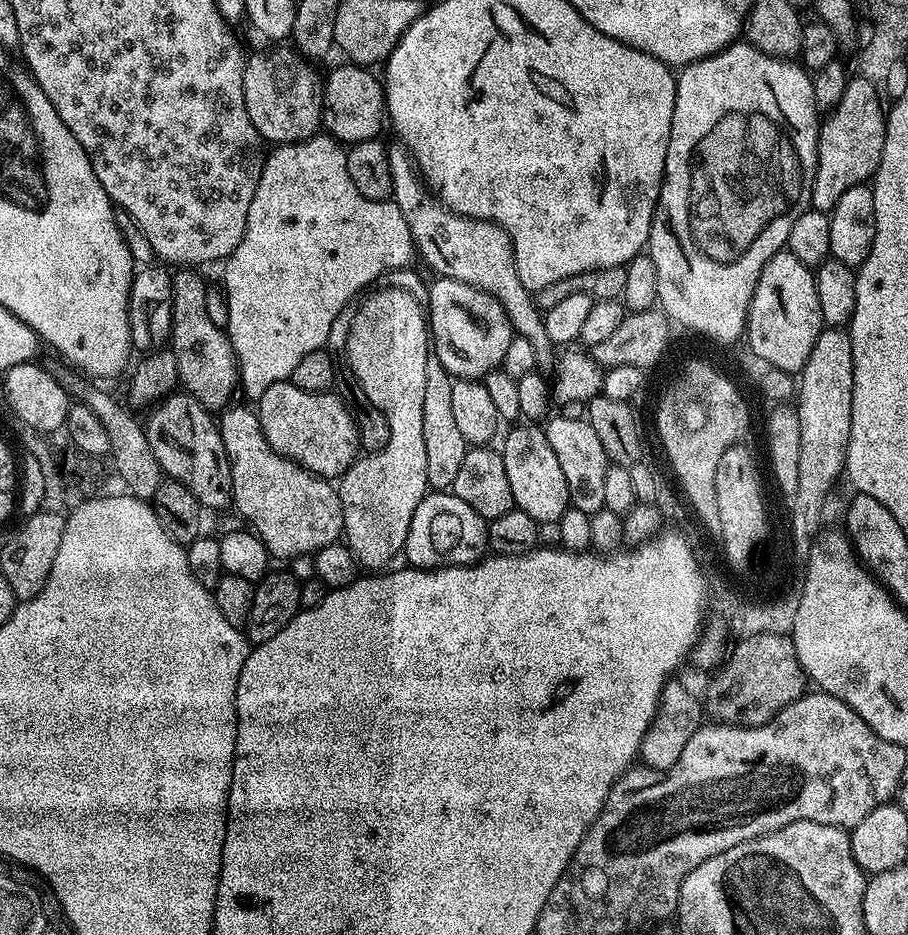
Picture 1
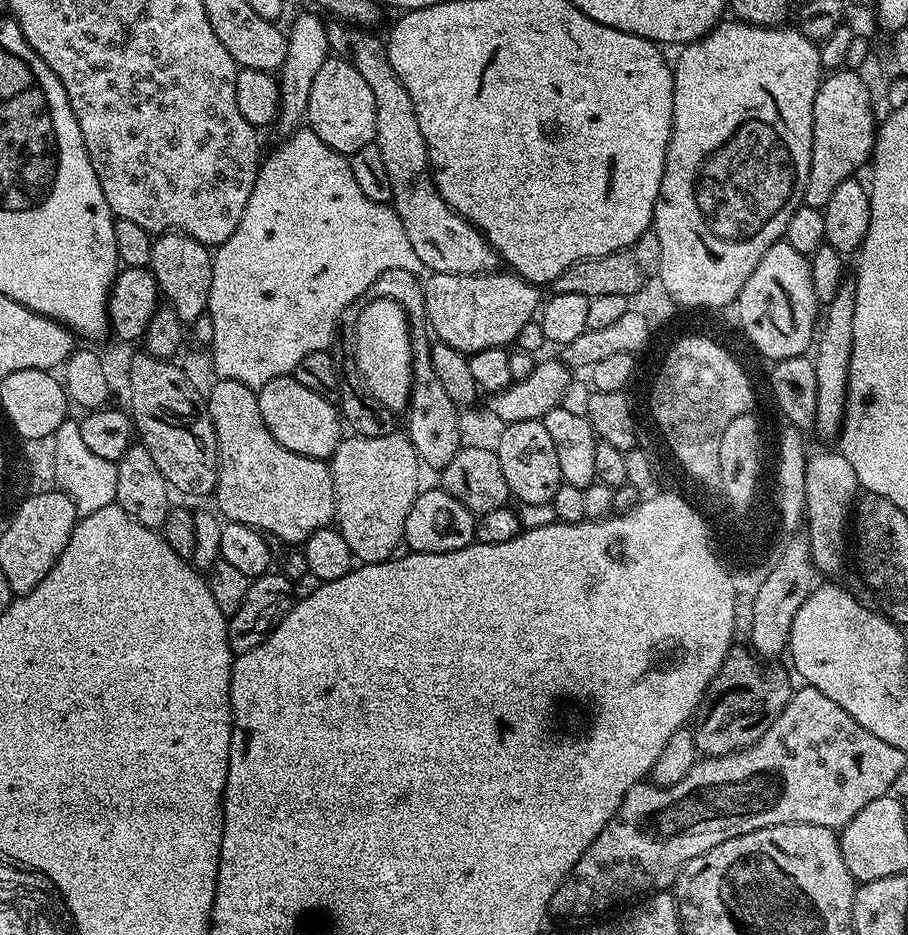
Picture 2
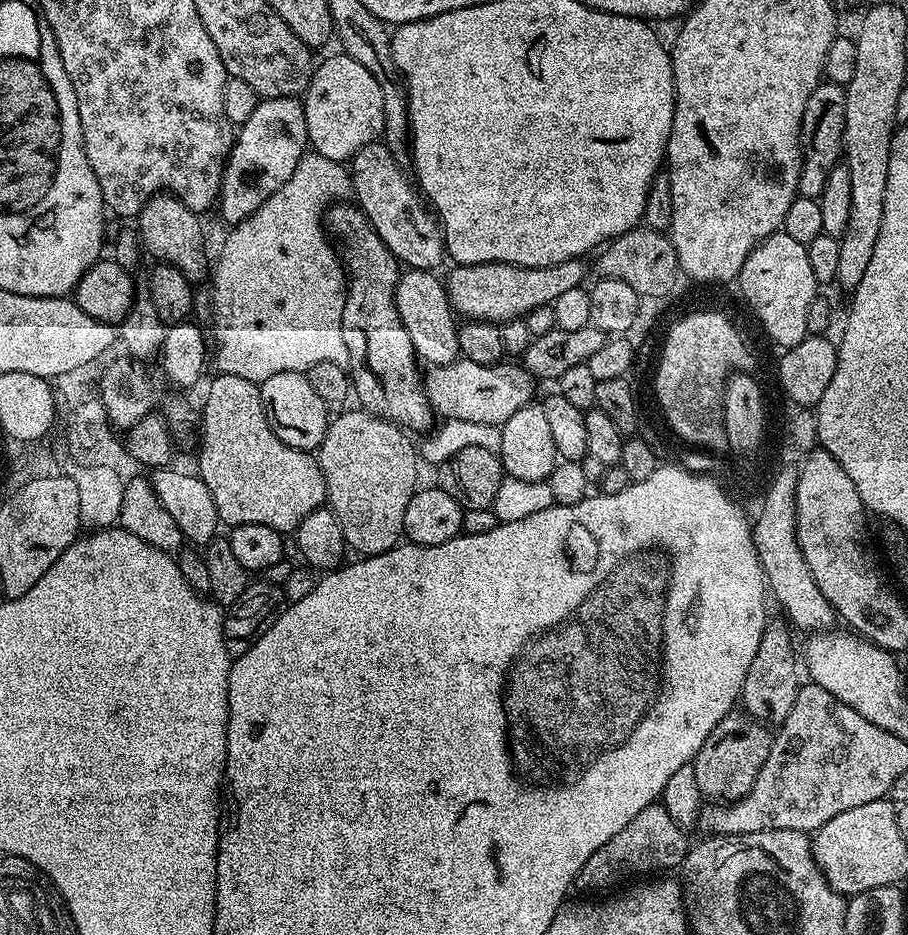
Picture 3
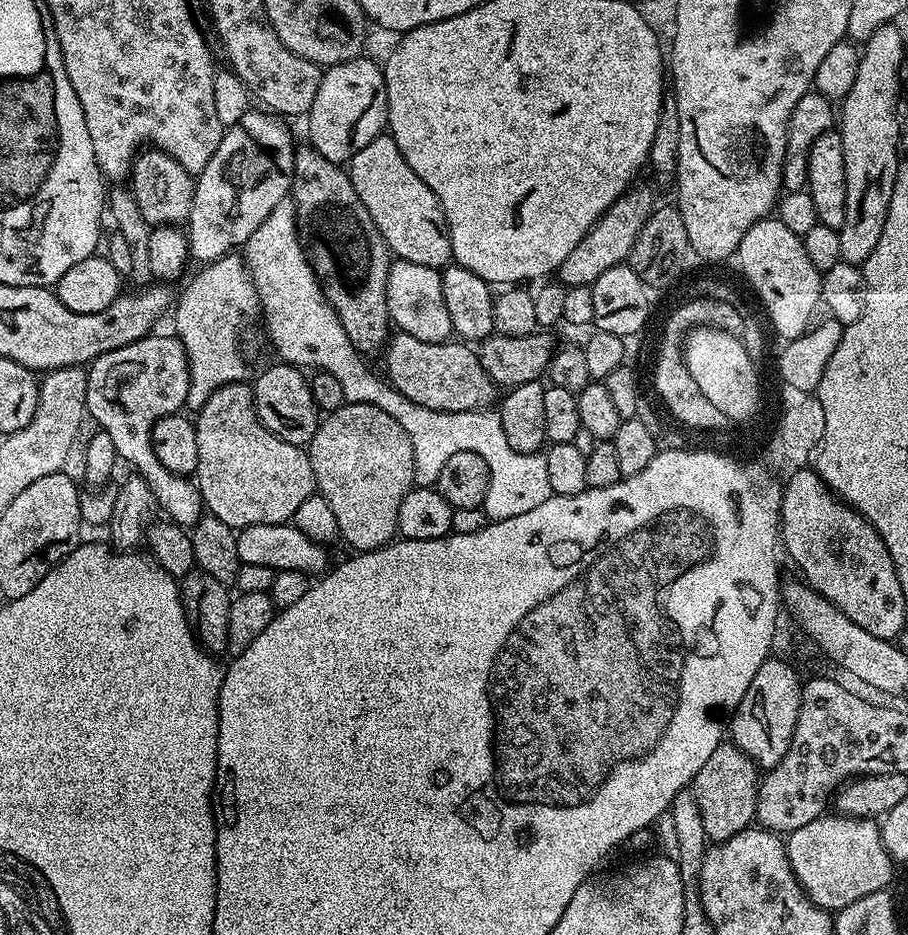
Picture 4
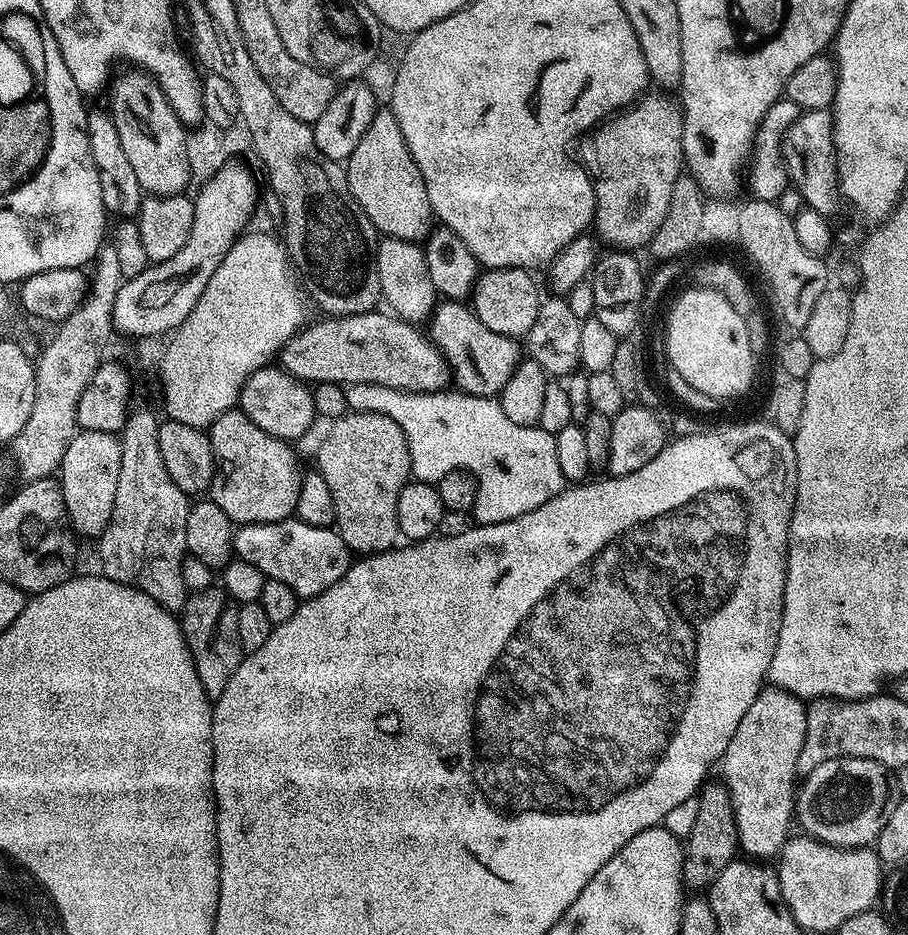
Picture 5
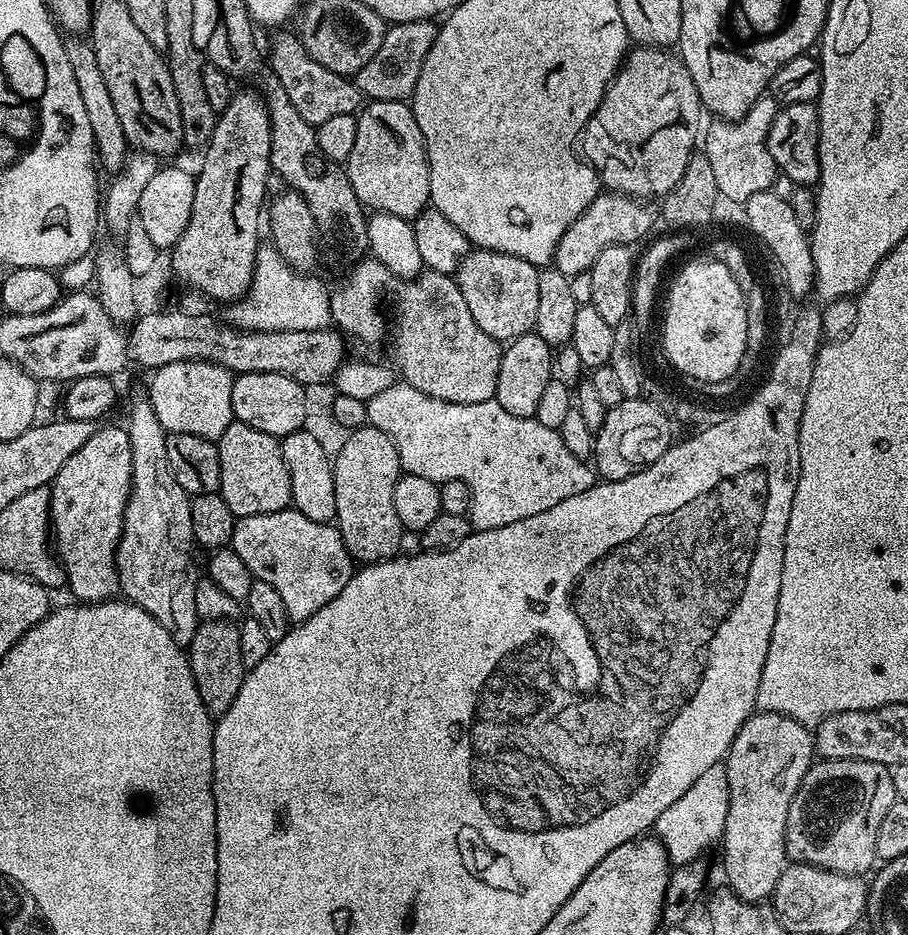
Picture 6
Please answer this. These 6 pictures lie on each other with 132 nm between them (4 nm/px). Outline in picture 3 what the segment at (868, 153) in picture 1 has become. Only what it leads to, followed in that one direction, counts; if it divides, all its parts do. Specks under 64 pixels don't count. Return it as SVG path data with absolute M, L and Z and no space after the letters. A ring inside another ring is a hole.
M820 83L806 98L806 110L802 114L800 142L802 159L800 161L799 195L818 198L824 189L826 178L832 168L837 167L844 150L844 127L846 126L846 88L842 84Z

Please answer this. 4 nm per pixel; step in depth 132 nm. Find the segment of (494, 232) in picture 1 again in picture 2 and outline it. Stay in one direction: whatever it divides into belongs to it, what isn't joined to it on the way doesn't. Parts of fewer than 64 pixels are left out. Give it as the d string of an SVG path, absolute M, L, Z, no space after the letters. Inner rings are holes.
M332 22L327 25L329 46L336 54L343 54L374 93L376 107L376 139L378 150L382 150L382 162L390 178L391 205L398 218L402 218L402 230L410 238L418 258L422 258L429 273L458 274L459 276L483 276L498 268L498 257L487 236L465 218L460 216L442 198L432 181L432 169L428 162L428 147L418 126L418 114L414 114L414 102L406 86L394 74L390 66L385 41L371 31L355 24Z

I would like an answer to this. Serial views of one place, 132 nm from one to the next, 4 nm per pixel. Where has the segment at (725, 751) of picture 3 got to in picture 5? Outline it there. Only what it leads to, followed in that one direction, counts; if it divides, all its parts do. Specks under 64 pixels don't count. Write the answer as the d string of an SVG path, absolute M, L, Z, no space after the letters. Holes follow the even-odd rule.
M723 782L712 783L705 783L698 793L692 835L684 844L684 883L692 890L711 888L716 876L738 856L740 839L732 798Z

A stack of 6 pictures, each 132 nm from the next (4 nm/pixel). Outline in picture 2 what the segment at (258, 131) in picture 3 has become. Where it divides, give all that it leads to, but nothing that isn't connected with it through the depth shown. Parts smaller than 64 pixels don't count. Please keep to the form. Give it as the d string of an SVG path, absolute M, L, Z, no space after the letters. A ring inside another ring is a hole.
M302 14L287 29L288 37L286 58L278 73L280 92L280 111L277 113L276 127L288 136L297 130L303 118L307 115L310 89L313 86L315 75L319 67L330 58L328 29L325 21L321 21L314 14Z

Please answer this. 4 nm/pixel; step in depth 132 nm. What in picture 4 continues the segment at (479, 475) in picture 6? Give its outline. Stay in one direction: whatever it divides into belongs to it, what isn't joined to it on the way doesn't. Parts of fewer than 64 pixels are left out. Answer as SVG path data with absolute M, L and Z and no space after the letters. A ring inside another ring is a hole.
M285 198L266 214L266 222L250 234L250 238L242 245L242 259L246 265L248 279L258 301L259 311L264 312L264 328L268 331L268 340L276 347L281 361L293 365L301 370L319 370L334 374L338 383L342 385L342 394L346 404L373 404L378 410L386 410L402 430L406 430L406 438L410 438L410 446L414 450L414 478L420 486L435 485L438 473L442 470L442 462L450 458L450 454L458 454L458 450L470 450L474 454L482 454L486 458L486 466L490 470L490 490L486 490L484 499L484 513L489 521L515 518L518 514L526 514L535 510L551 498L550 478L546 471L546 455L540 452L519 452L506 442L506 434L502 434L502 422L499 415L492 410L477 410L474 412L443 412L430 410L426 406L418 406L418 402L410 402L410 398L403 396L400 391L392 387L387 379L375 376L364 365L365 357L357 352L350 342L346 330L342 330L342 322L338 322L338 314L328 305L328 300L320 290L320 283L316 280L316 272L312 268L312 261L308 257L305 245L302 243L301 233L296 222L296 208L291 199Z

